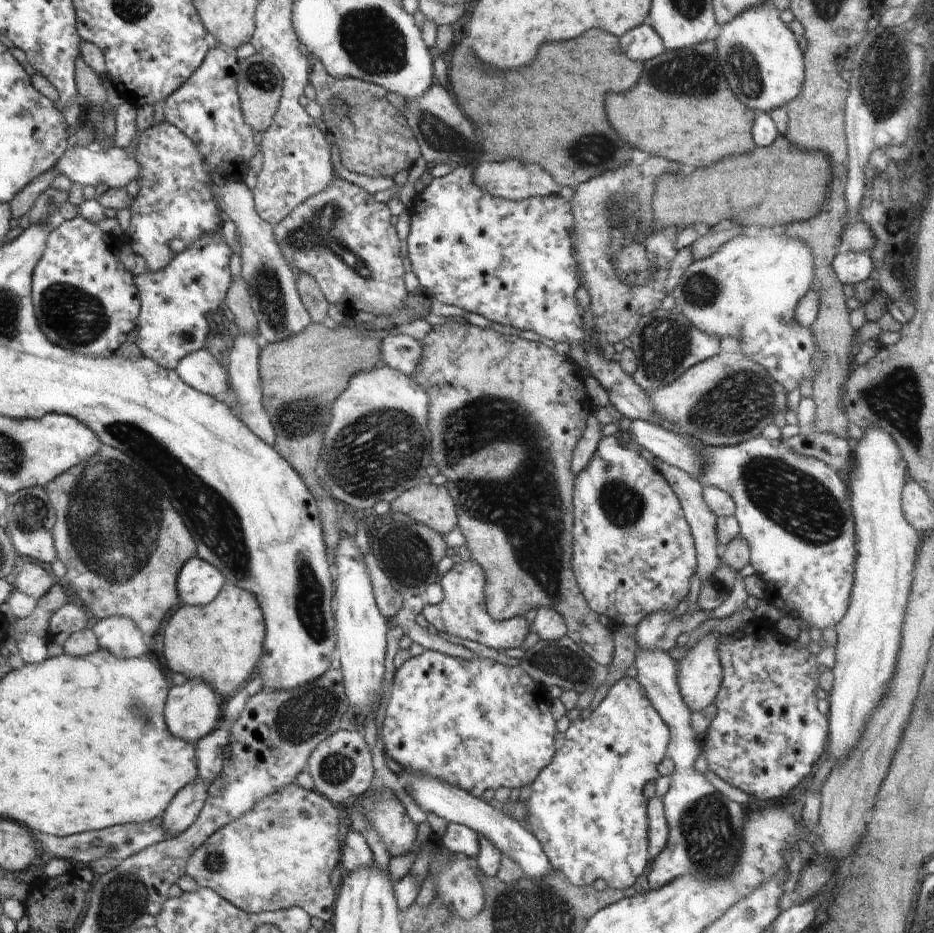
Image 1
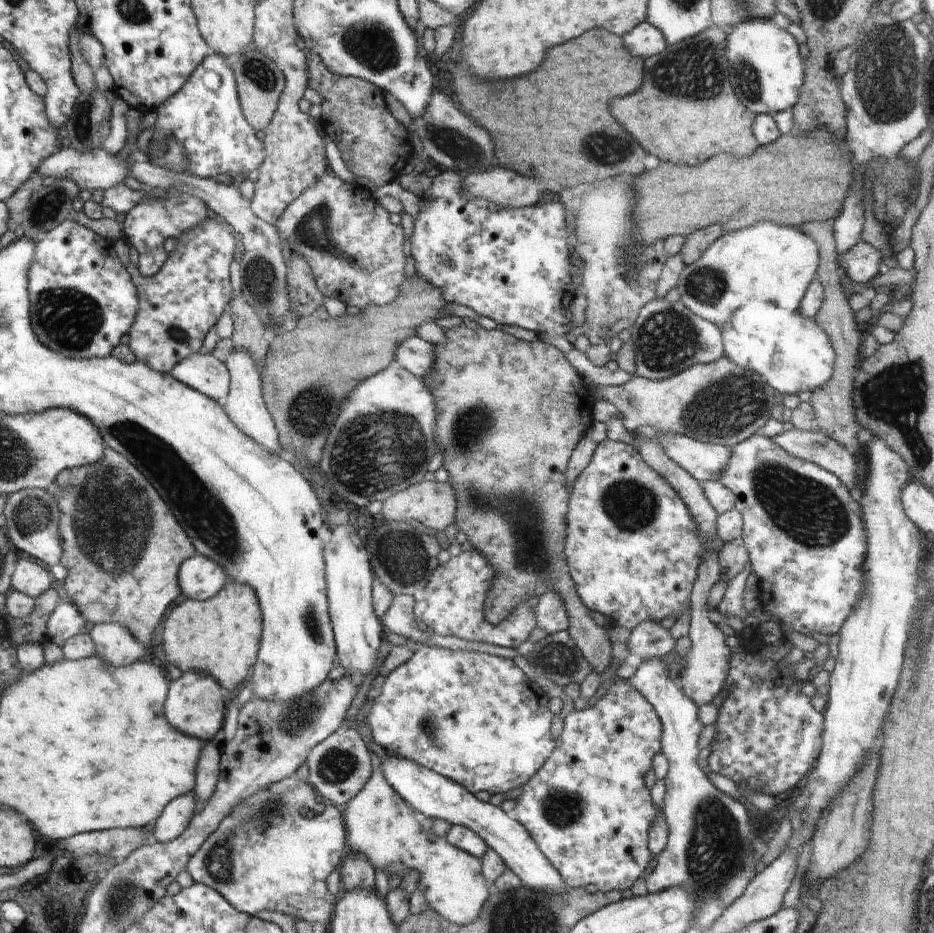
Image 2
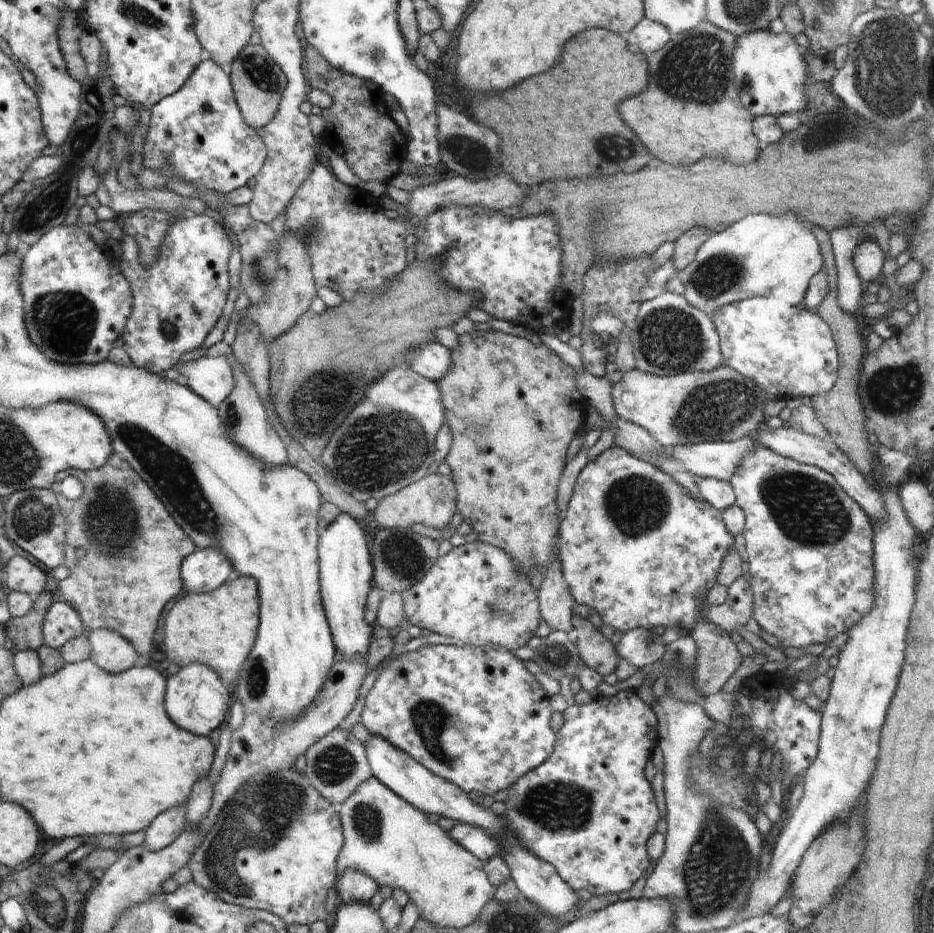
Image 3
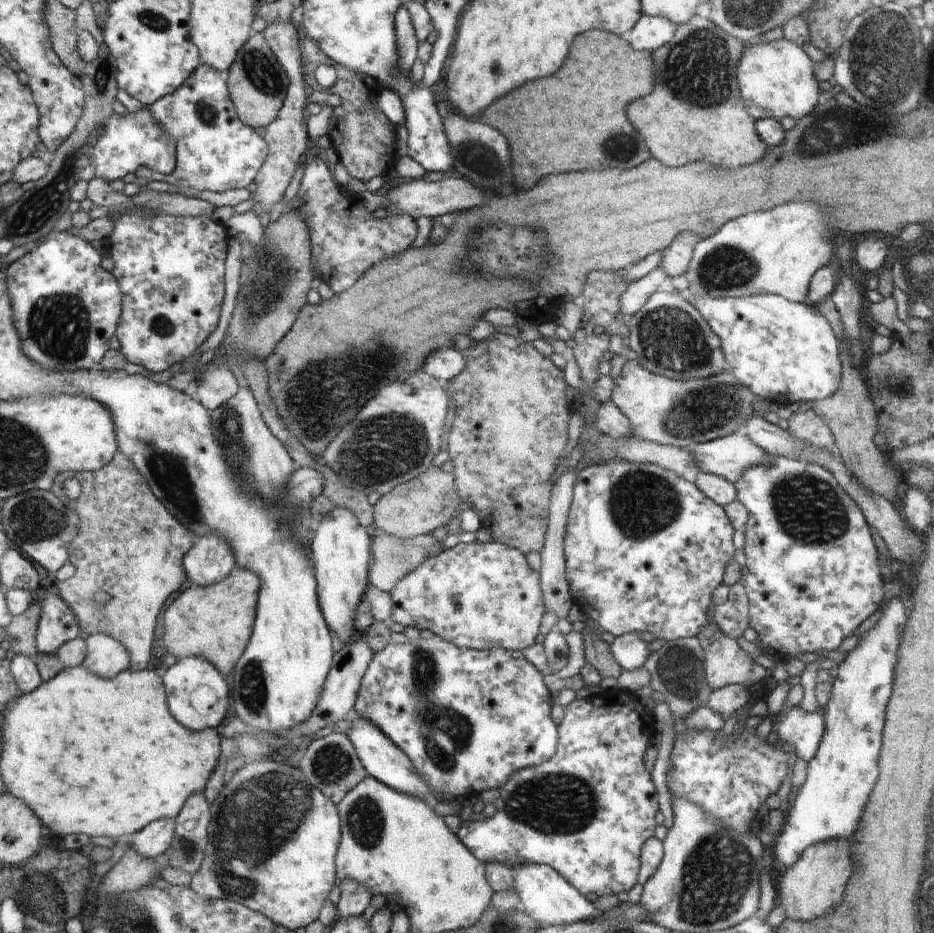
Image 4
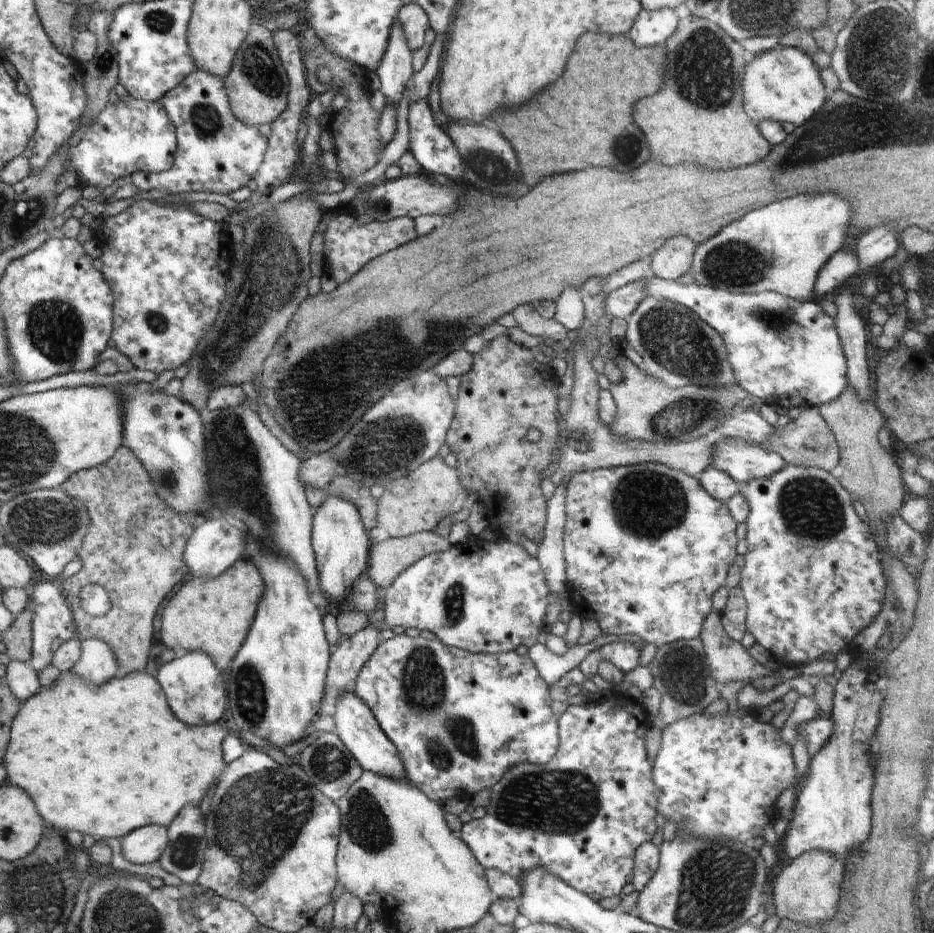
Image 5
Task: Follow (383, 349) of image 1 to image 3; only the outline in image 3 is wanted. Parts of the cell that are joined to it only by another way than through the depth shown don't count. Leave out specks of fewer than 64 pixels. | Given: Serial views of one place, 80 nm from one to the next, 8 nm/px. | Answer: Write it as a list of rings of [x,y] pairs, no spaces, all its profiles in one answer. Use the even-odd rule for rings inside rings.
[[[422,342],[408,354],[408,367],[437,382],[452,368],[452,352],[438,342]]]

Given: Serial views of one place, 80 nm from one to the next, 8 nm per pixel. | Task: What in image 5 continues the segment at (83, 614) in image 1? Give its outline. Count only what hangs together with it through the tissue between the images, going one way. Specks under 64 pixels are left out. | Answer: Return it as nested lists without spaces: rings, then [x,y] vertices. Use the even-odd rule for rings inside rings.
[[[58,580],[42,581],[28,589],[30,592],[30,605],[34,609],[31,624],[33,645],[31,658],[28,662],[36,672],[40,672],[48,664],[51,664],[53,654],[61,644],[78,637],[77,629],[73,622],[74,614],[70,610],[71,607],[61,584],[62,582]]]

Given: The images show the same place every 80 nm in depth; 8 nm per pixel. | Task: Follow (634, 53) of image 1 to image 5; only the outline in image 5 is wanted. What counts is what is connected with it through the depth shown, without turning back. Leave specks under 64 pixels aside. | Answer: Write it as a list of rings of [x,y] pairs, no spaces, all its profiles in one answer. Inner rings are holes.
[[[642,9],[634,19],[630,36],[636,46],[658,46],[674,34],[678,23],[677,14],[672,9]]]

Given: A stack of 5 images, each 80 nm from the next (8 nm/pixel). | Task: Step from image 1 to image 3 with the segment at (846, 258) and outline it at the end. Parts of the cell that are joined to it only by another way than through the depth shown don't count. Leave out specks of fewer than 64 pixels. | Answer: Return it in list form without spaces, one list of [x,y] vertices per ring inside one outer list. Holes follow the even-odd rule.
[[[864,238],[860,241],[852,259],[858,277],[869,283],[880,276],[885,263],[884,253],[874,238]]]

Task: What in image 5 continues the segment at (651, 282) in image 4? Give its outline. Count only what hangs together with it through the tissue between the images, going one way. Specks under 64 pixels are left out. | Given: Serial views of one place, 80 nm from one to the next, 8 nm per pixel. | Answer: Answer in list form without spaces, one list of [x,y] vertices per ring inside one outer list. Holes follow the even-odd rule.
[[[636,280],[613,290],[608,294],[604,310],[601,314],[627,319],[633,310],[647,297],[647,286],[644,281]]]

